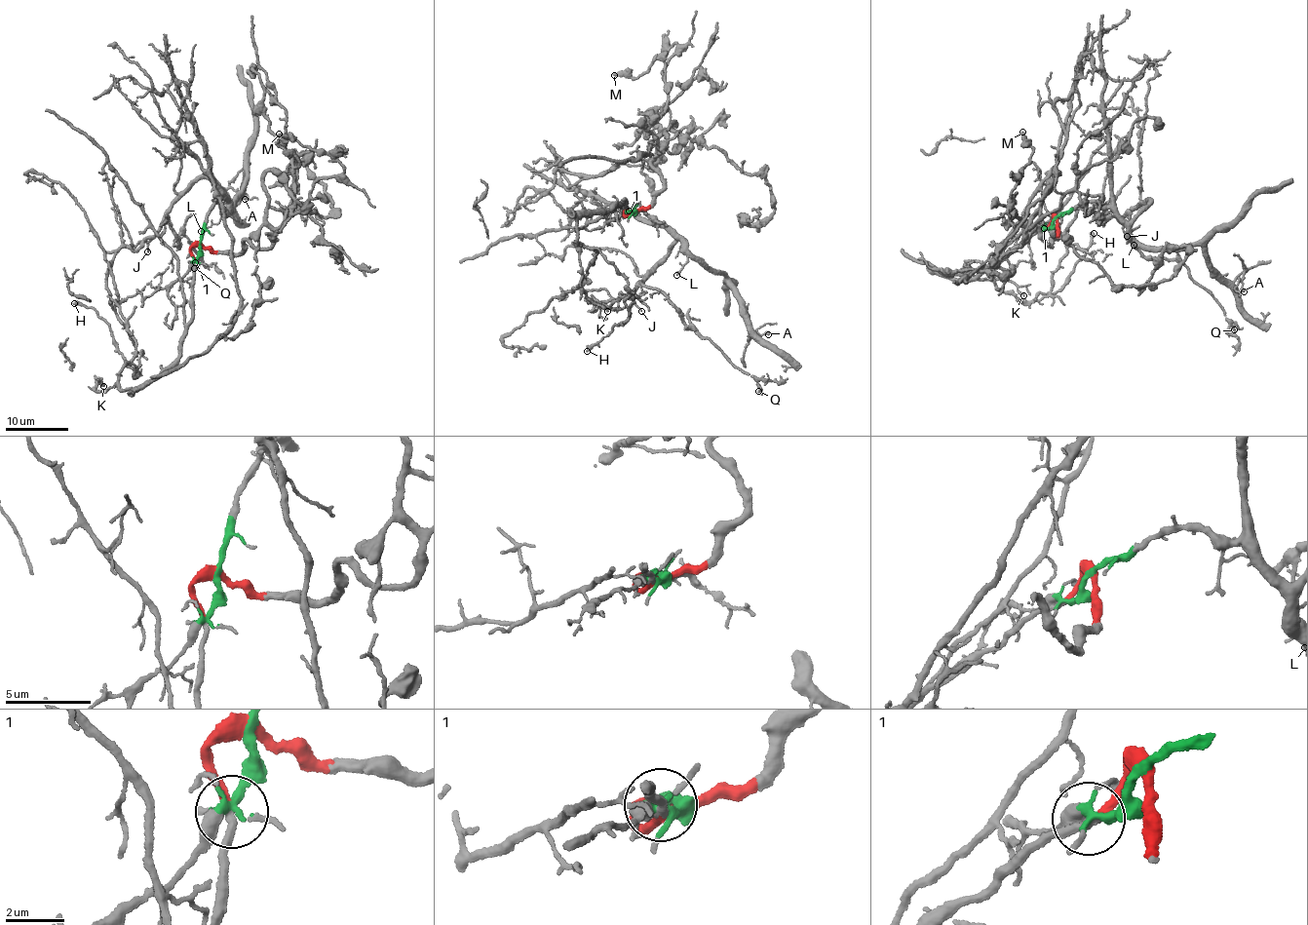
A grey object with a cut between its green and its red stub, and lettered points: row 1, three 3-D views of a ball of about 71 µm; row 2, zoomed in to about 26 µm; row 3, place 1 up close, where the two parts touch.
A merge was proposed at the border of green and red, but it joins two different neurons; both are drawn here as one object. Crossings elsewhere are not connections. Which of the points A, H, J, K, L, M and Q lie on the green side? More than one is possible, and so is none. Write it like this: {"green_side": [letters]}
{"green_side": ["A", "J", "L", "Q"]}

